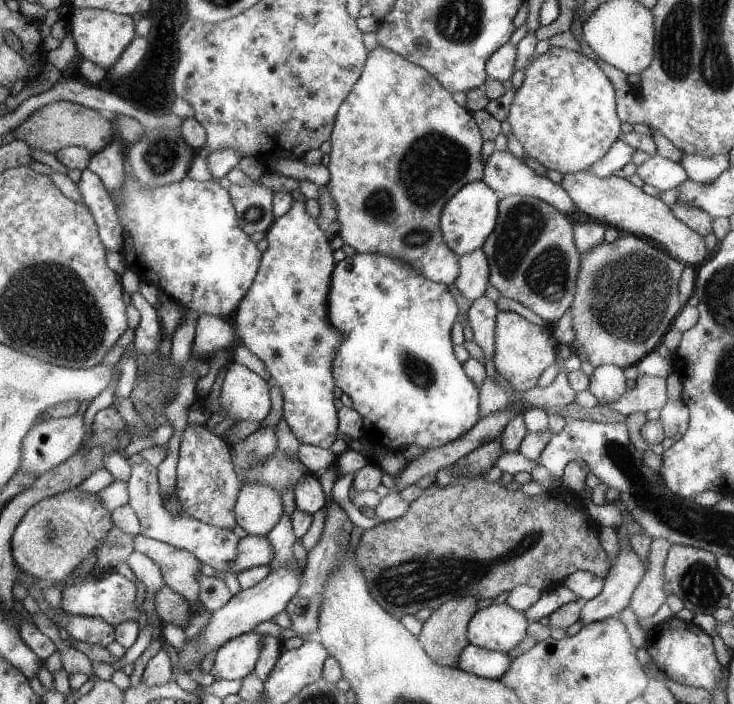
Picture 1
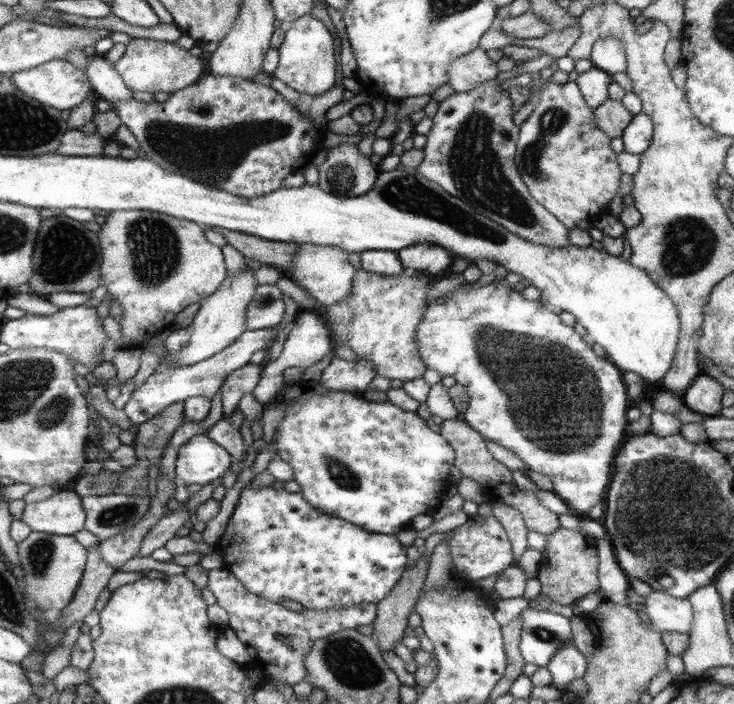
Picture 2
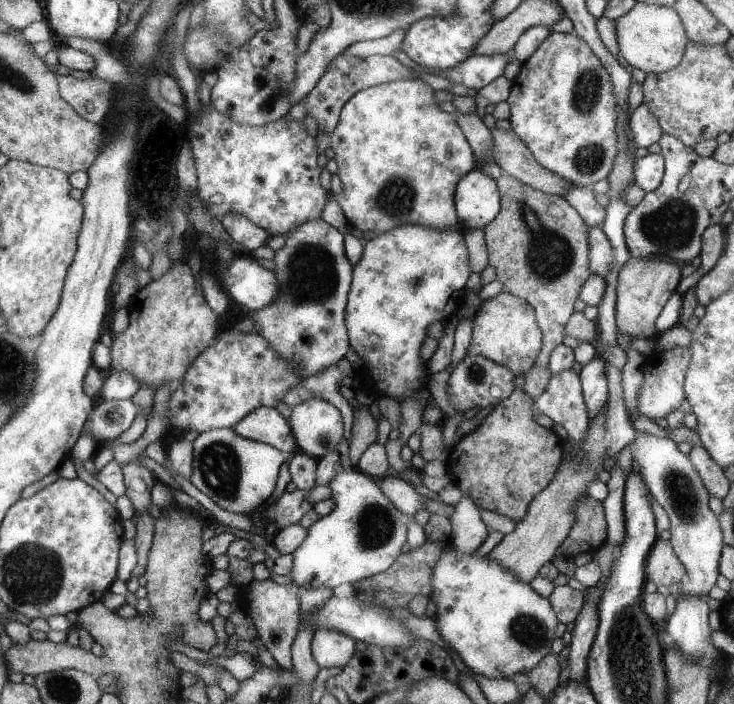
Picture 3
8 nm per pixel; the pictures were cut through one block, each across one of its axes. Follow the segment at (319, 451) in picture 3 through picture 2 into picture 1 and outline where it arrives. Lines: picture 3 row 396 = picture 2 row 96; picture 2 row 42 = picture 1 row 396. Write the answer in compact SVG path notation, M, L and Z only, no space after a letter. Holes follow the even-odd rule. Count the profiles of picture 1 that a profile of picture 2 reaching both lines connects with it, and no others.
M298 193L290 211L275 219L267 228L264 234L267 248L263 252L254 283L243 294L243 299L234 313L234 324L241 345L263 362L272 382L281 388L282 418L293 437L300 444L329 449L337 436L335 432L338 418L333 406L335 384L331 376L331 360L343 340L343 334L331 326L327 316L327 290L330 288L331 272L336 264L332 258L333 251L329 247L329 241L319 230L316 218L305 214L305 202L306 198Z

